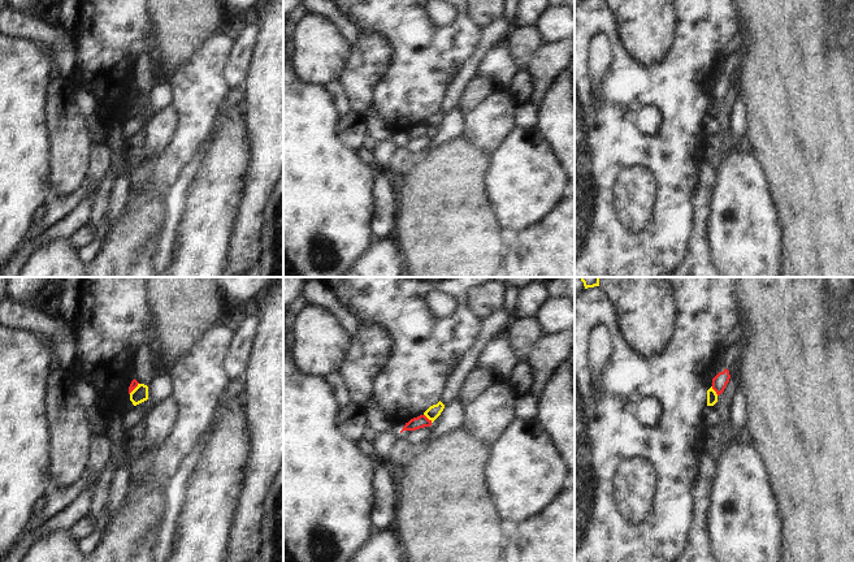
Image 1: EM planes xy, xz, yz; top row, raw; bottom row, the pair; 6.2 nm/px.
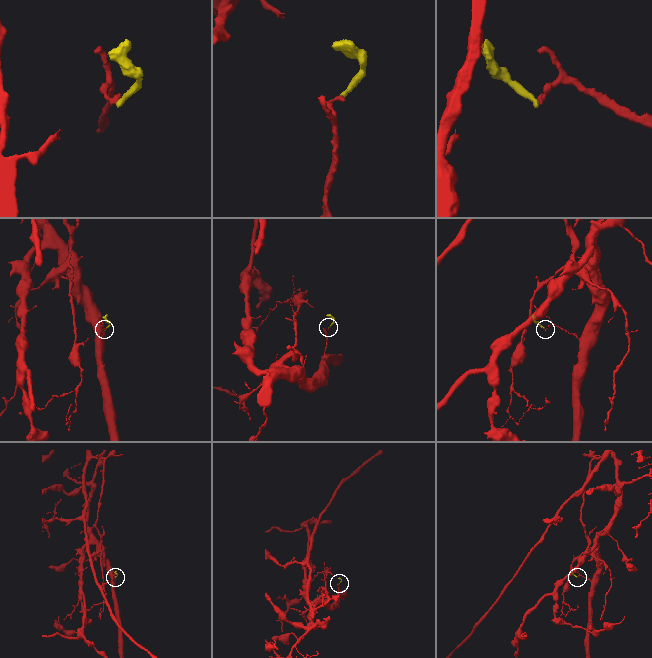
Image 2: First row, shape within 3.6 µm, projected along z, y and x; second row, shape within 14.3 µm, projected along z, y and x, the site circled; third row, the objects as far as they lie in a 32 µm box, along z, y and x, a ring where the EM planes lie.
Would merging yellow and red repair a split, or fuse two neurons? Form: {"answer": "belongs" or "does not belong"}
{"answer": "does not belong"}

